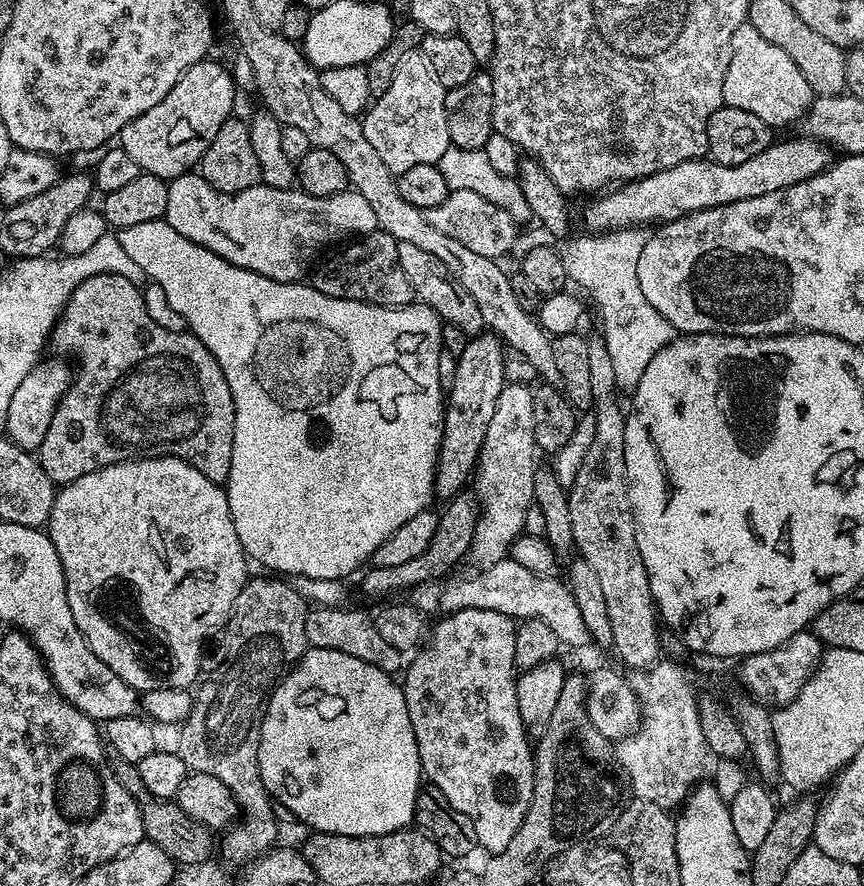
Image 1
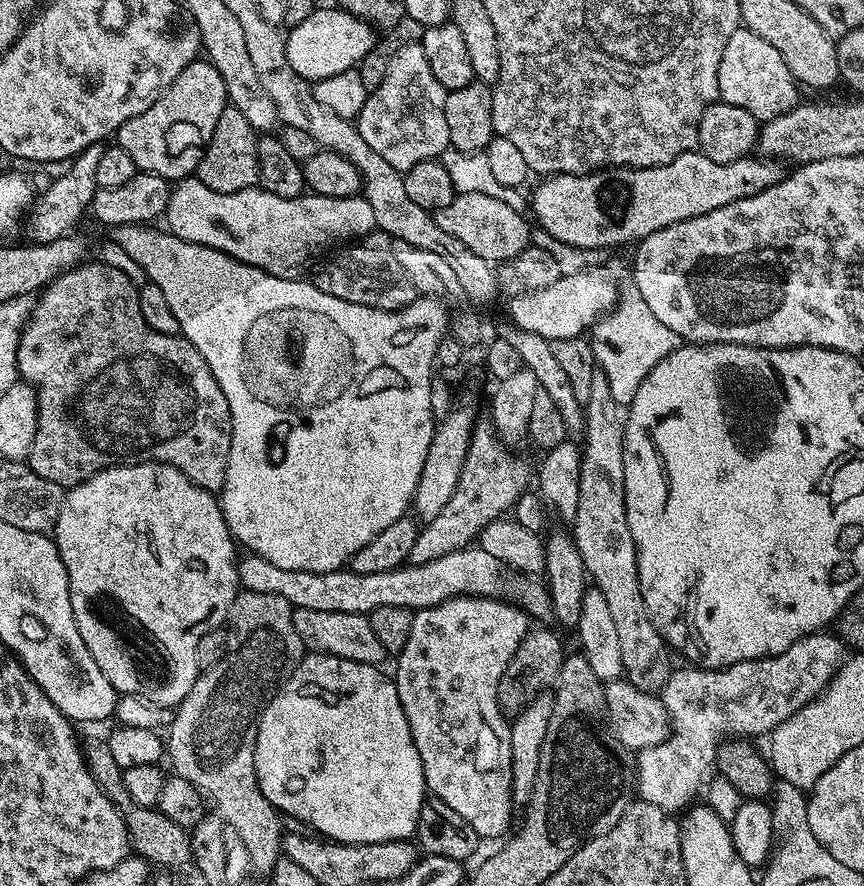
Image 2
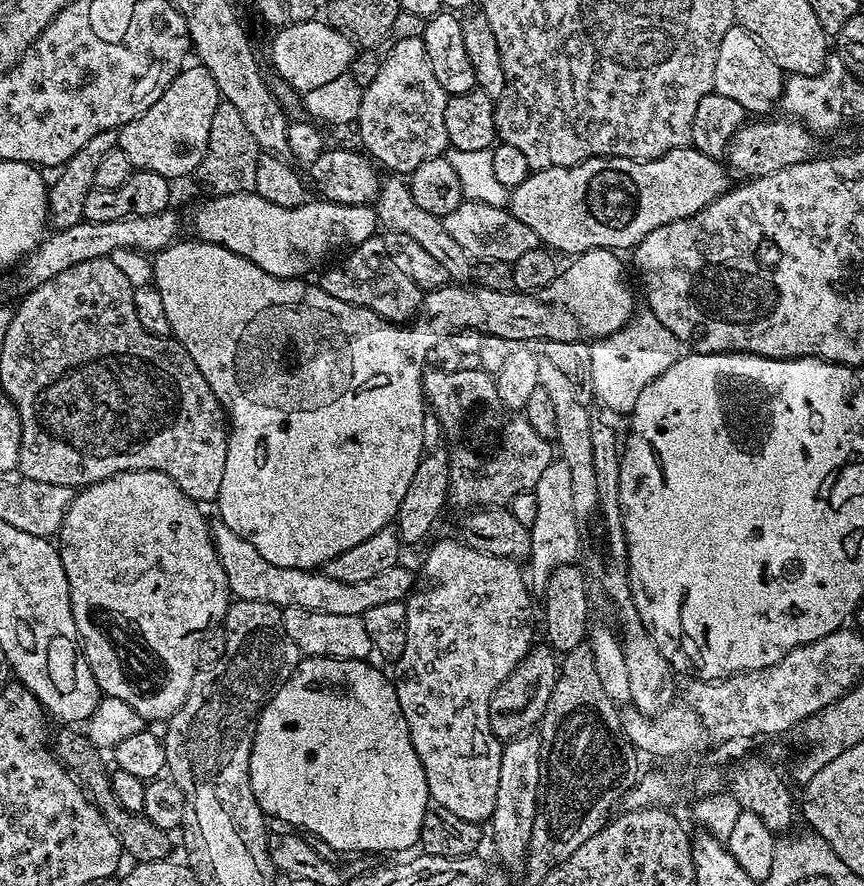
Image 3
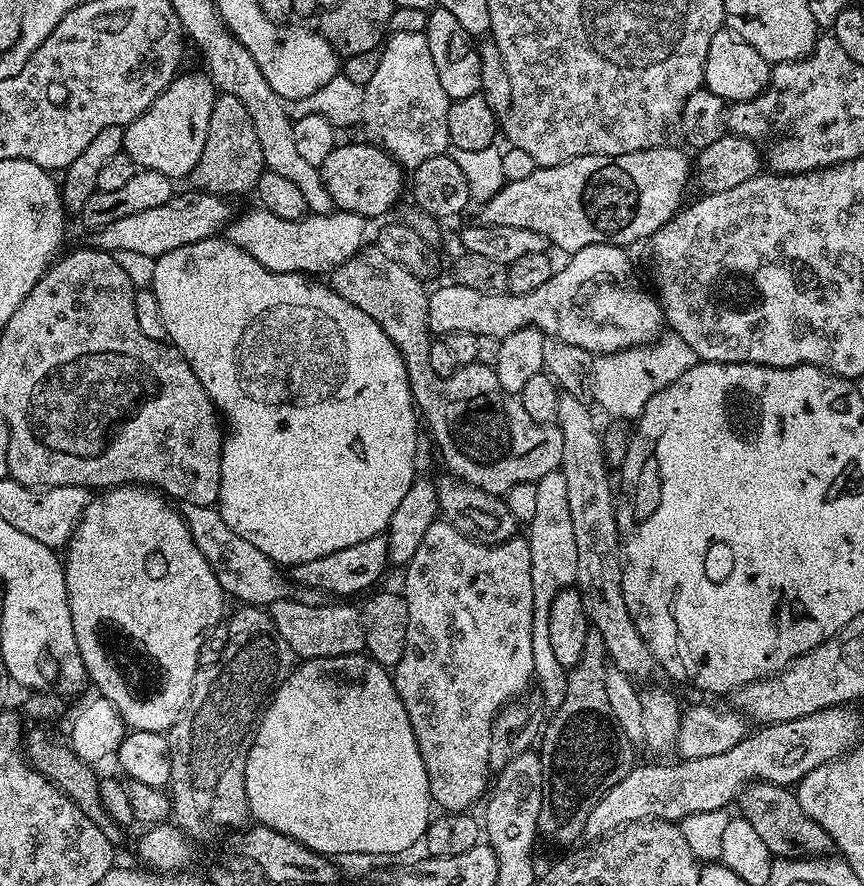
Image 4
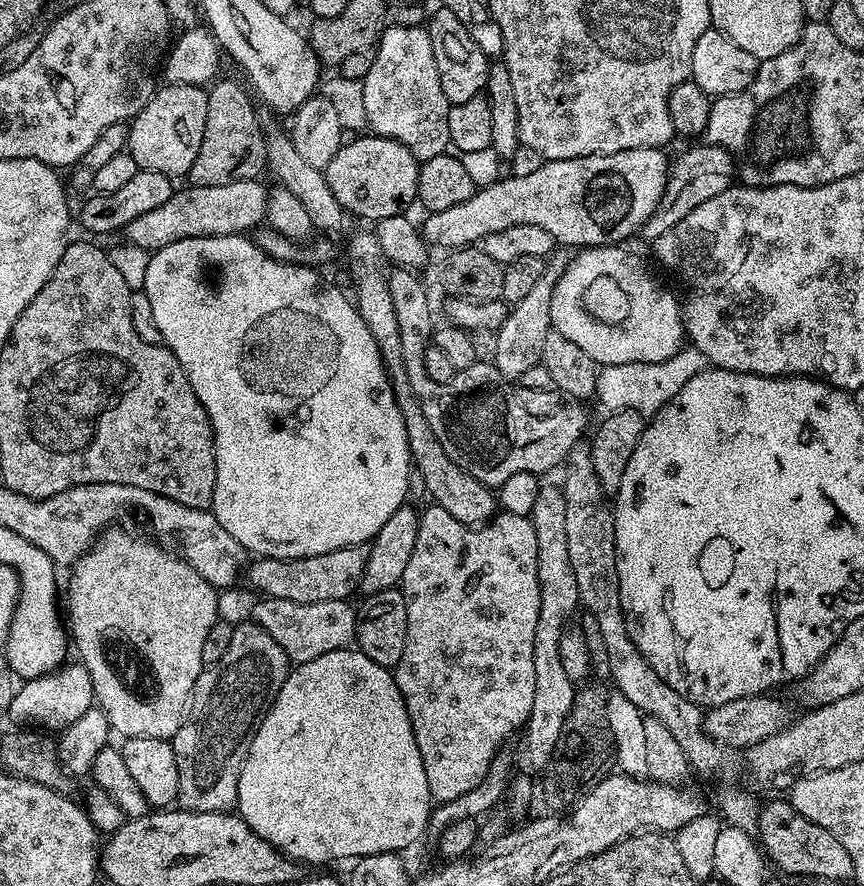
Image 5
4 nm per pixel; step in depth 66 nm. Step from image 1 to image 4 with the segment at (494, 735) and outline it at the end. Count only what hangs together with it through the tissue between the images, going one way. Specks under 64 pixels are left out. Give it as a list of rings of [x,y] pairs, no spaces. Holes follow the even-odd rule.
[[[437,522],[430,526],[430,530],[426,530],[426,535],[422,538],[422,546],[418,546],[414,558],[406,565],[403,572],[404,588],[402,587],[402,595],[406,602],[408,625],[406,626],[406,650],[402,650],[402,658],[394,669],[398,698],[402,698],[402,702],[406,706],[406,714],[410,718],[410,726],[414,730],[414,738],[418,742],[422,762],[426,766],[433,805],[444,812],[467,813],[471,809],[468,807],[480,795],[483,797],[490,788],[488,772],[490,773],[490,757],[492,755],[492,716],[489,715],[488,708],[484,704],[497,703],[496,705],[499,705],[505,699],[505,697],[503,698],[504,692],[521,693],[518,691],[526,687],[527,684],[531,685],[534,680],[534,646],[530,646],[530,630],[534,622],[533,587],[530,578],[530,546],[528,540],[520,534],[501,544],[479,544],[466,538],[458,530],[454,530],[454,526],[450,526],[447,522]]]

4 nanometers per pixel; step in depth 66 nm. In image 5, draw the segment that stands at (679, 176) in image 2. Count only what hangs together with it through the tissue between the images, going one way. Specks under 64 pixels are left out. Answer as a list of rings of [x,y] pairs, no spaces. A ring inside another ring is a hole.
[[[635,148],[601,156],[544,160],[530,174],[505,175],[492,184],[483,185],[473,196],[466,198],[466,202],[458,202],[458,206],[450,206],[450,210],[425,215],[424,224],[422,220],[424,239],[429,245],[436,247],[437,244],[444,248],[440,250],[455,250],[475,245],[490,234],[498,234],[498,230],[506,230],[506,226],[525,224],[542,226],[542,230],[555,238],[557,245],[567,246],[572,250],[619,245],[627,236],[632,236],[635,232],[637,235],[660,204],[670,167],[669,157],[664,157],[664,154],[659,148]]]

